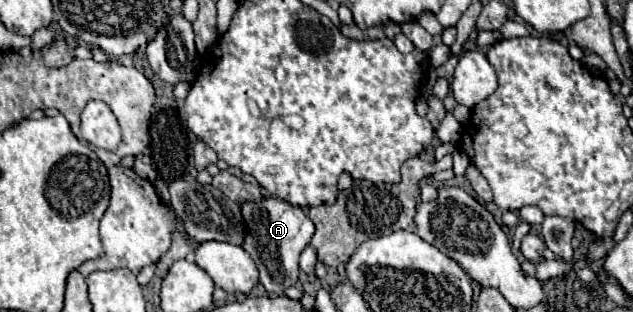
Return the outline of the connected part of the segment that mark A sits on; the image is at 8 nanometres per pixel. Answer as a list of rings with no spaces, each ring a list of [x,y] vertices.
[[[262,198],[260,202],[244,202],[242,216],[248,228],[242,248],[252,256],[260,272],[260,284],[266,288],[270,296],[284,296],[284,290],[298,282],[300,274],[298,258],[314,234],[314,224],[302,212],[302,208],[292,206],[280,198]]]

